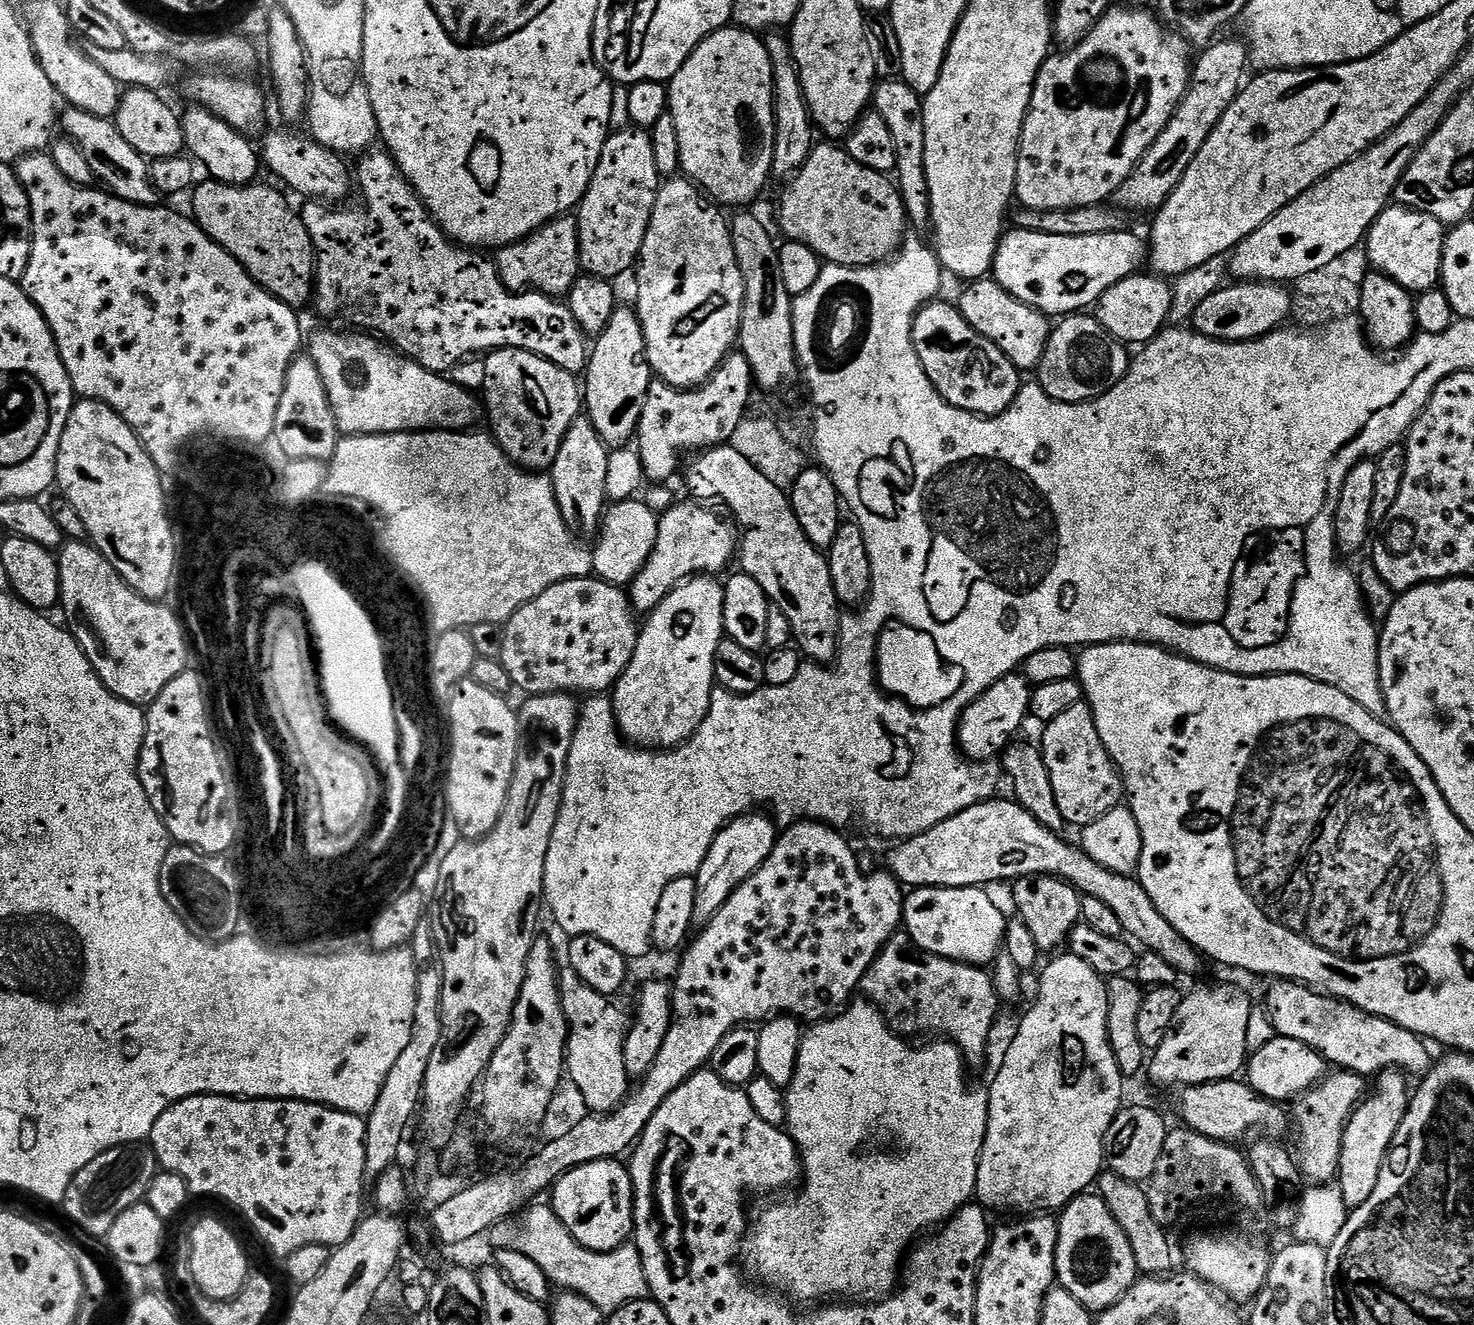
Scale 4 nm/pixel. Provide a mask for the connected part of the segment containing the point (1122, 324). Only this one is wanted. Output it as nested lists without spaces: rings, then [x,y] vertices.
[[[1133,274],[1110,286],[1110,290],[1106,290],[1106,294],[1102,294],[1102,298],[1094,305],[1097,322],[1110,335],[1124,344],[1136,344],[1135,346],[1143,346],[1160,334],[1167,323],[1168,310],[1172,305],[1171,287],[1163,279],[1140,275]]]

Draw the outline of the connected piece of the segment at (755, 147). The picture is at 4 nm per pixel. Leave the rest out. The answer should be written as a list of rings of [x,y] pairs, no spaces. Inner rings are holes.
[[[729,26],[719,28],[712,36],[708,36],[697,46],[690,54],[690,58],[686,58],[686,62],[678,70],[678,74],[674,74],[670,83],[667,85],[668,90],[668,106],[667,115],[672,116],[672,128],[676,131],[676,144],[674,140],[674,148],[680,151],[680,164],[685,168],[687,175],[692,178],[699,172],[725,172],[732,179],[732,184],[740,192],[760,192],[764,188],[764,183],[770,180],[772,170],[772,148],[776,145],[776,114],[774,111],[774,81],[772,78],[772,61],[770,59],[769,49],[764,48],[764,44],[760,41],[761,37],[747,31],[739,26]]]

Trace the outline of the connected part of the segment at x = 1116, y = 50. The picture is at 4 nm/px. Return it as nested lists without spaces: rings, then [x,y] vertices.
[[[1114,7],[1076,45],[1061,51],[1059,53],[1061,56],[1052,54],[1044,61],[1040,72],[1036,75],[1036,84],[1032,88],[1030,106],[1024,116],[1024,125],[1020,131],[1020,151],[1016,153],[1016,191],[1014,196],[1017,201],[1021,200],[1020,204],[1025,209],[1050,212],[1056,209],[1103,205],[1109,198],[1115,197],[1117,190],[1122,187],[1124,181],[1135,170],[1136,164],[1146,154],[1146,150],[1150,150],[1154,138],[1158,138],[1158,134],[1162,134],[1166,122],[1170,122],[1170,118],[1176,113],[1176,108],[1188,88],[1190,64],[1189,61],[1184,61],[1179,46],[1164,33],[1165,25],[1155,15],[1153,16],[1148,12],[1143,12],[1140,8]]]

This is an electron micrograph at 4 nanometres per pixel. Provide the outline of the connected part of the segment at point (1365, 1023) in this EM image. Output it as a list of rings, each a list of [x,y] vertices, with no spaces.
[[[1276,982],[1268,992],[1268,1020],[1277,1037],[1282,1040],[1293,1040],[1302,1046],[1306,1046],[1312,1052],[1323,1056],[1329,1065],[1337,1064],[1337,1069],[1355,1074],[1357,1077],[1369,1078],[1385,1070],[1407,1070],[1423,1074],[1430,1067],[1430,1059],[1424,1053],[1425,1045],[1421,1037],[1405,1028],[1399,1028],[1384,1020],[1381,1016],[1370,1016],[1361,1008],[1355,1008],[1352,1004],[1345,1004],[1335,998],[1329,998],[1299,982]]]

